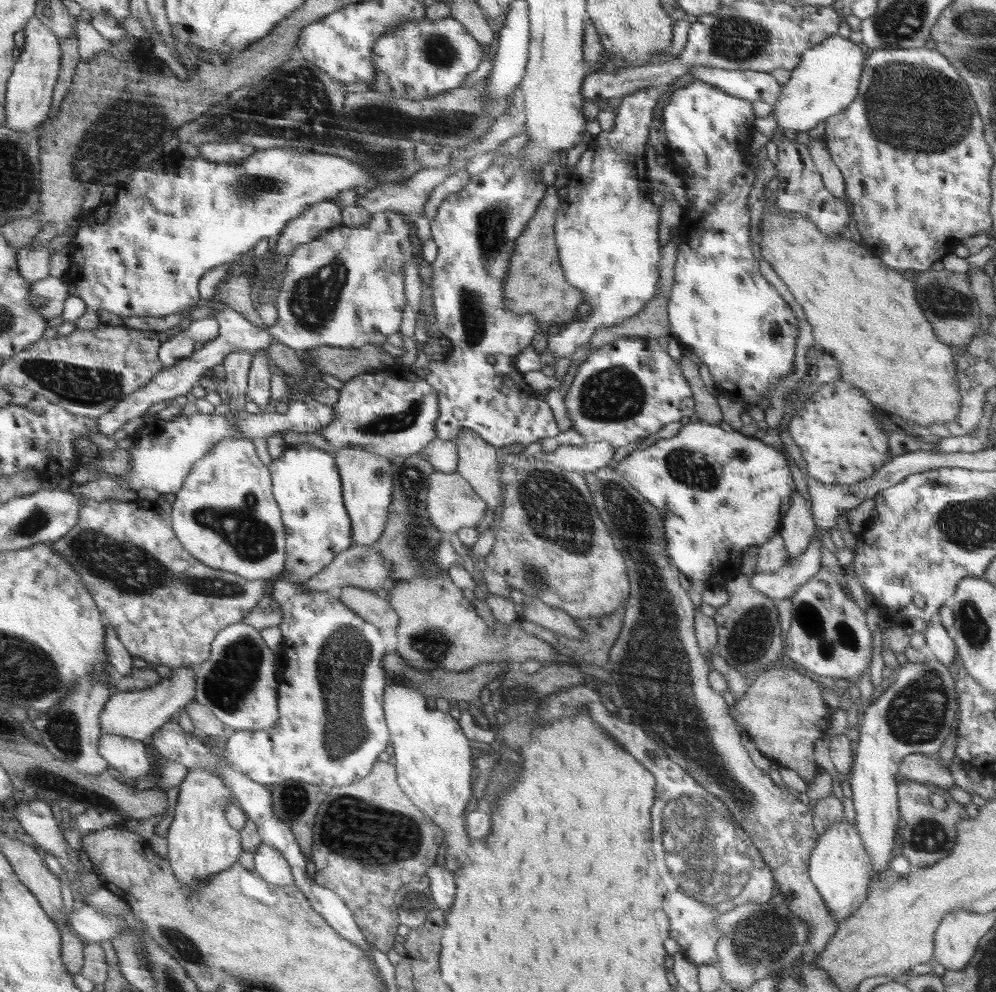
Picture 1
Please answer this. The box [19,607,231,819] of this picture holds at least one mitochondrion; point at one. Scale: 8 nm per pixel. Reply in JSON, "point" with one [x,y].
{"point":[62,730]}

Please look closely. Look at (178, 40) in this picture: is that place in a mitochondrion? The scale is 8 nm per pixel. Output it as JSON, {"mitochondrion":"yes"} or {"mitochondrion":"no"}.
{"mitochondrion":"no"}

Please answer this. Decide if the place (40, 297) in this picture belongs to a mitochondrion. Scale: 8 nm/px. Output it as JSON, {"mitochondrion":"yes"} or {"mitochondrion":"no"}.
{"mitochondrion":"yes"}

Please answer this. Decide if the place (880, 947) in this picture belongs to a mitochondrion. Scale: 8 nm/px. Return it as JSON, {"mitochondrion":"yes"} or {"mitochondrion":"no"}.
{"mitochondrion":"no"}

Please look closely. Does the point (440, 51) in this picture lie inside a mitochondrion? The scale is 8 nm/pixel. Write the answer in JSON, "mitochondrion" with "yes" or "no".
{"mitochondrion":"yes"}

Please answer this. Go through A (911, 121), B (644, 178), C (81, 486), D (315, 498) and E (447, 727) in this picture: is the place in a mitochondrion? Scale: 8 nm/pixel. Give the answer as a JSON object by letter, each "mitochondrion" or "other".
{"A":"mitochondrion","B":"other","C":"other","D":"mitochondrion","E":"other"}

